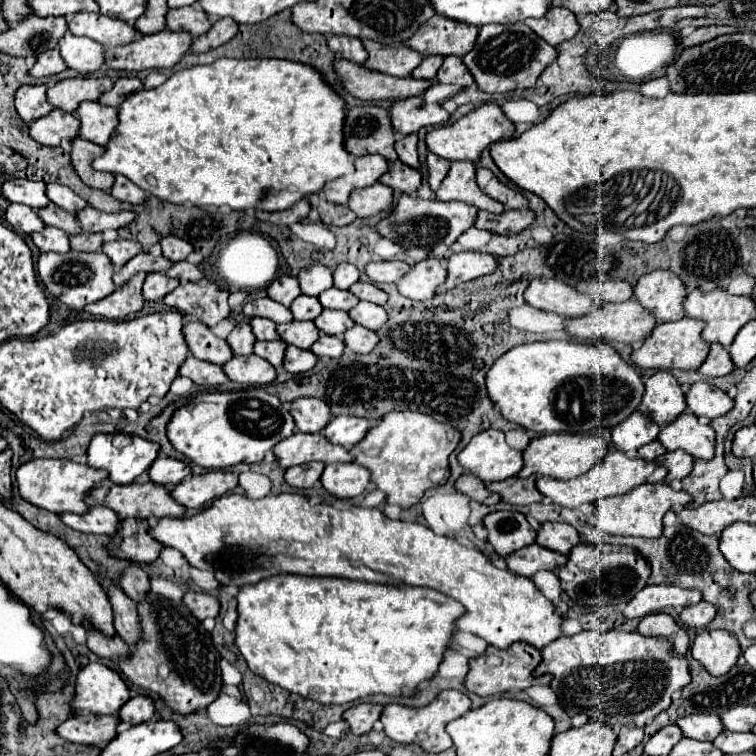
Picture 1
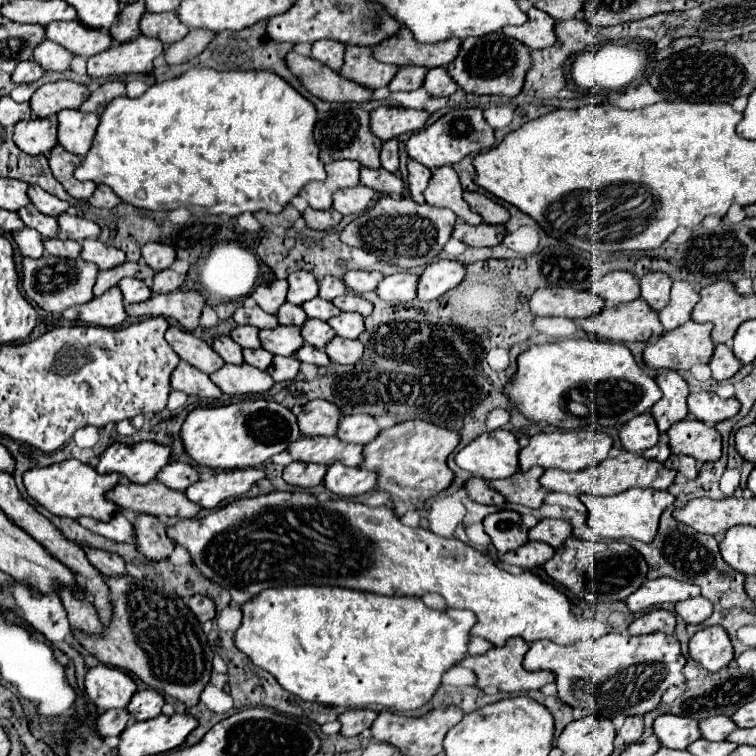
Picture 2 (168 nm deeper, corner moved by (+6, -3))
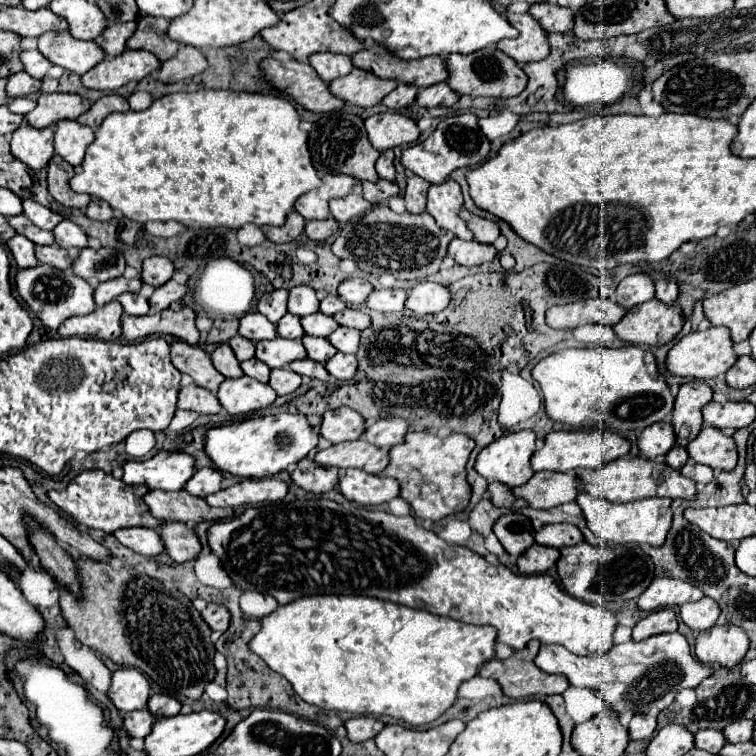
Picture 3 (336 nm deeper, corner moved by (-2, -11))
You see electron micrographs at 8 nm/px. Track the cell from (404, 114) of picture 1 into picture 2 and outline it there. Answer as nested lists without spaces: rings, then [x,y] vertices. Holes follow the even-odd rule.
[[[379,106],[371,112],[371,130],[383,142],[397,138],[403,132],[421,130],[429,120],[427,110],[407,110],[397,106]]]

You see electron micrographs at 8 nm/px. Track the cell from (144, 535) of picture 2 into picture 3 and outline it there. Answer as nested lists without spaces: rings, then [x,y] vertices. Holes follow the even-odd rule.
[[[167,522],[161,530],[159,530],[167,554],[175,560],[175,562],[187,562],[193,560],[199,552],[201,552],[201,542],[195,534],[195,530],[189,524],[183,522]]]

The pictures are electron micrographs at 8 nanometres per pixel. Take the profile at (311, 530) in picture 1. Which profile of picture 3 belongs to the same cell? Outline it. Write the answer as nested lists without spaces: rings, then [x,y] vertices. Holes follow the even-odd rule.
[[[327,498],[267,504],[261,508],[247,508],[231,520],[213,524],[209,528],[209,546],[221,558],[223,568],[237,588],[267,592],[277,598],[279,604],[289,604],[313,594],[363,594],[463,620],[465,624],[493,626],[497,630],[497,642],[515,650],[523,650],[529,640],[559,644],[579,656],[609,652],[613,646],[617,618],[611,610],[569,596],[549,574],[525,576],[515,574],[503,564],[493,566],[477,552],[465,546],[447,544],[435,532],[417,526],[413,516],[395,516],[355,506],[345,508]]]

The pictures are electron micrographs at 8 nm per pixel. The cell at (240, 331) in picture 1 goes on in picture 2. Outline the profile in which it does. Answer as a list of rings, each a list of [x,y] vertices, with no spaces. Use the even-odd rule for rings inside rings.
[[[219,336],[213,342],[213,350],[231,364],[243,364],[243,356],[241,356],[241,346],[231,338],[231,336]]]

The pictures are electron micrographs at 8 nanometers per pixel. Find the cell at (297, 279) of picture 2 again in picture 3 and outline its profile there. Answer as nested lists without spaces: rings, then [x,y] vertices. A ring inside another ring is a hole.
[[[295,286],[289,290],[289,302],[287,302],[287,310],[295,316],[307,316],[307,314],[315,314],[319,312],[319,300],[315,290],[307,288],[307,286]]]

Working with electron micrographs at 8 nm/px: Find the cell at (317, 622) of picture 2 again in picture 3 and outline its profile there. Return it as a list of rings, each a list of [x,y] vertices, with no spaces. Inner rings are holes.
[[[319,594],[279,606],[265,616],[249,648],[261,656],[271,670],[285,676],[293,690],[309,704],[353,714],[387,714],[419,726],[439,718],[457,700],[457,688],[473,678],[487,660],[495,658],[495,636],[497,632],[491,626],[469,626],[453,618],[379,598]]]

